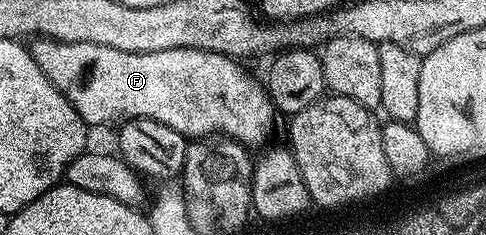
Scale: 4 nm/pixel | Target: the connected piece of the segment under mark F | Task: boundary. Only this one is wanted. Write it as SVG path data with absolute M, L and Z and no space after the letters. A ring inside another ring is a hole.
M43 36L35 39L30 49L38 68L46 72L50 84L70 100L72 107L89 127L104 126L107 122L123 124L132 118L158 120L183 134L185 139L199 140L205 136L224 135L245 147L253 148L272 130L274 107L267 89L254 82L237 59L227 54L174 48L166 52L122 52L102 44L74 44L56 42Z

